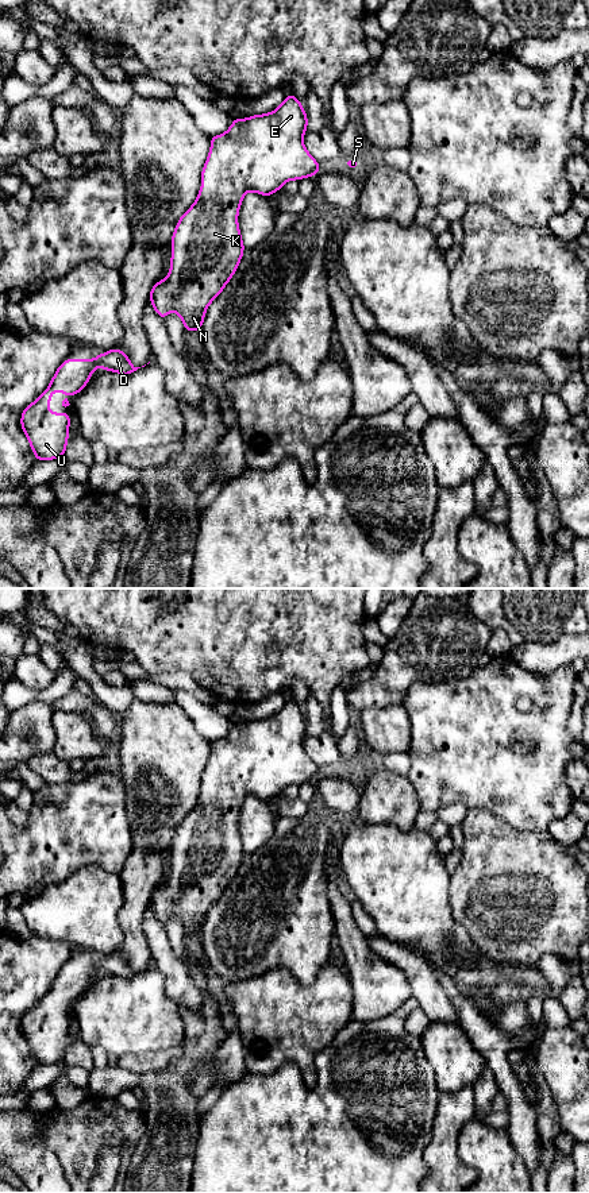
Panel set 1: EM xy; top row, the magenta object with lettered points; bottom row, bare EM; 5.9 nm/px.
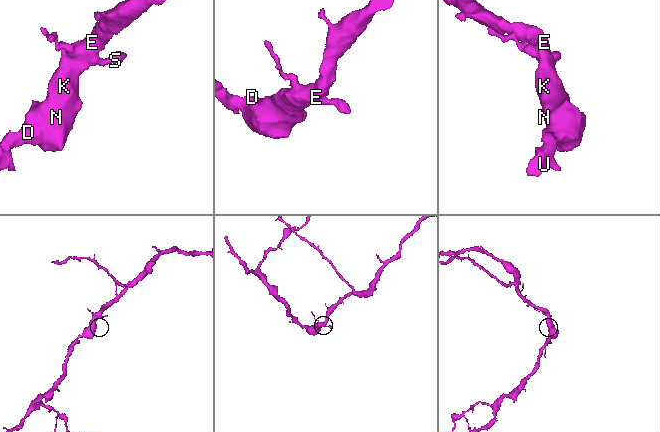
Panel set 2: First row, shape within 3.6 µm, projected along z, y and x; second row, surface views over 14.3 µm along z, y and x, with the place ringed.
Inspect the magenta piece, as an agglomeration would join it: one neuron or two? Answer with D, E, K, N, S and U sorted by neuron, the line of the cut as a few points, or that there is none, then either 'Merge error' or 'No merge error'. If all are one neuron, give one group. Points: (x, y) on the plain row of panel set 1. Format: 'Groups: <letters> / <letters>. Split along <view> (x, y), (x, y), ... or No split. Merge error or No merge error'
Groups: D E K N S U. No split. No merge error

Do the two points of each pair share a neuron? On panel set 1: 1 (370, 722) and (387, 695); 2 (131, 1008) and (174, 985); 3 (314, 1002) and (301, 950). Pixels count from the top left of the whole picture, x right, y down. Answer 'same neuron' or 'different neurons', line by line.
1: different neurons
2: different neurons
3: different neurons

